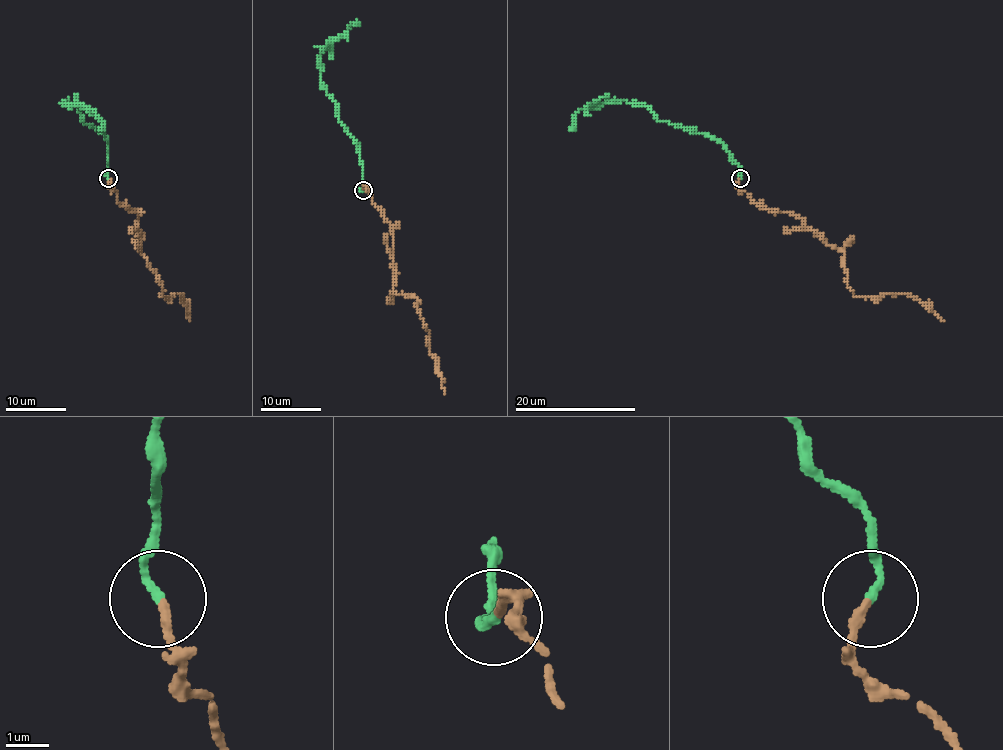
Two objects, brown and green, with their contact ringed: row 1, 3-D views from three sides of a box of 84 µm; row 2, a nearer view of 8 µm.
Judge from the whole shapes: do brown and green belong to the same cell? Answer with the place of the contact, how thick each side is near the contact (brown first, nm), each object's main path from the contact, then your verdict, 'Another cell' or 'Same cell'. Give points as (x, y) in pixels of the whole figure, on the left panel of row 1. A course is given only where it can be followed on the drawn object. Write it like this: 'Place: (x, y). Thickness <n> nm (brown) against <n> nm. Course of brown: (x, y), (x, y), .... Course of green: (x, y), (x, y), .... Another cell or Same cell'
Place: (108, 178). Thickness 200 nm (brown) against 180 nm. Course of brown: (108, 178), (116, 199), (139, 213), (139, 250), (160, 283), (161, 296), (179, 294), (190, 320). Course of green: (108, 178), (108, 142), (104, 134), (81, 120), (81, 113), (65, 101), (90, 108), (102, 123), (99, 130). Same cell

